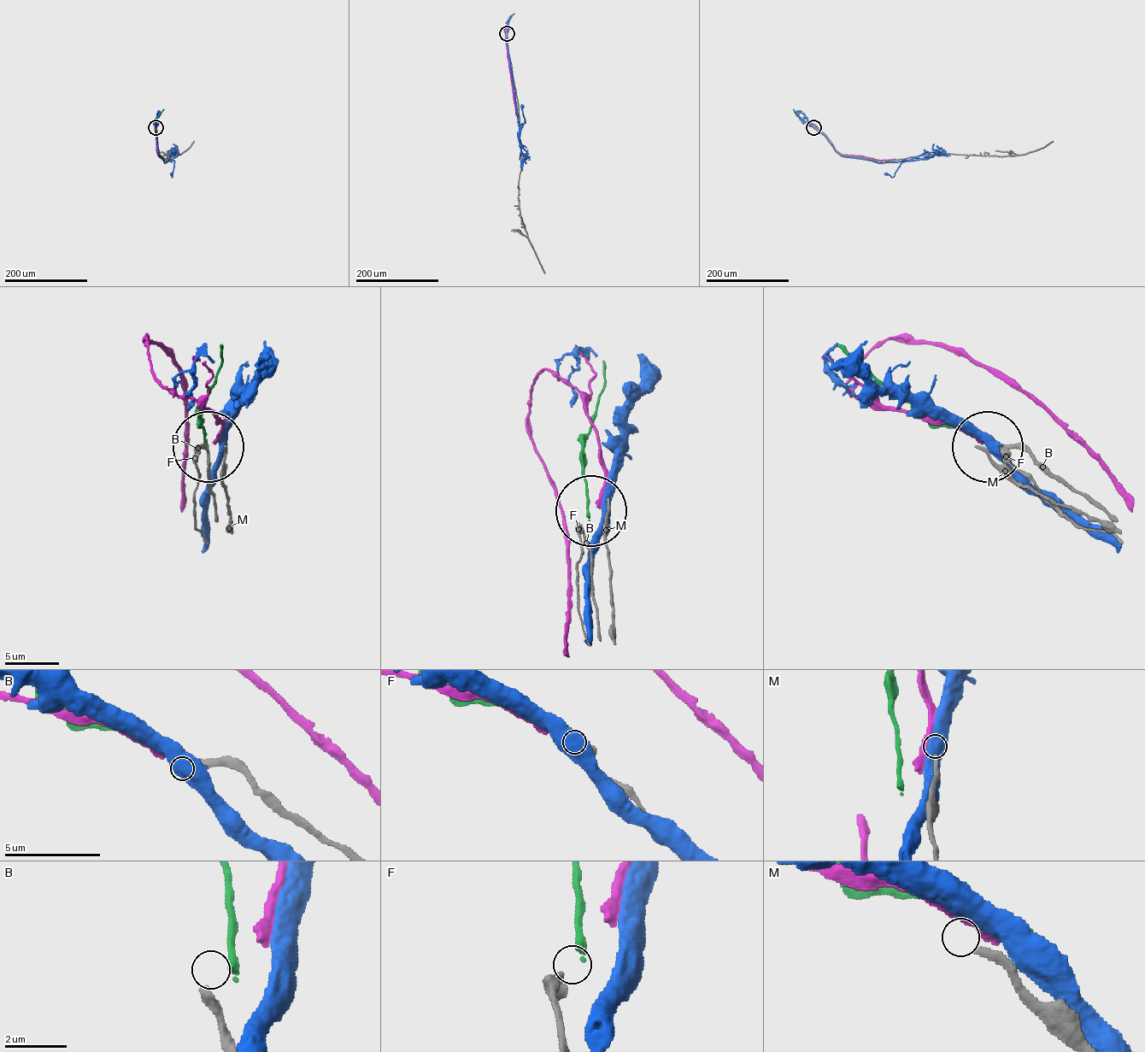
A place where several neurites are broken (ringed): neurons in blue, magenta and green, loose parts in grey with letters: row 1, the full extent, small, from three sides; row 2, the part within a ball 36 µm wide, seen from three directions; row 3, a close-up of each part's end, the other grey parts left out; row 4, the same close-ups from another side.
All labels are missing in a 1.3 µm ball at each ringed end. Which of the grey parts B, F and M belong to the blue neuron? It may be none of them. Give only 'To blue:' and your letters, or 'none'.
To blue: none

